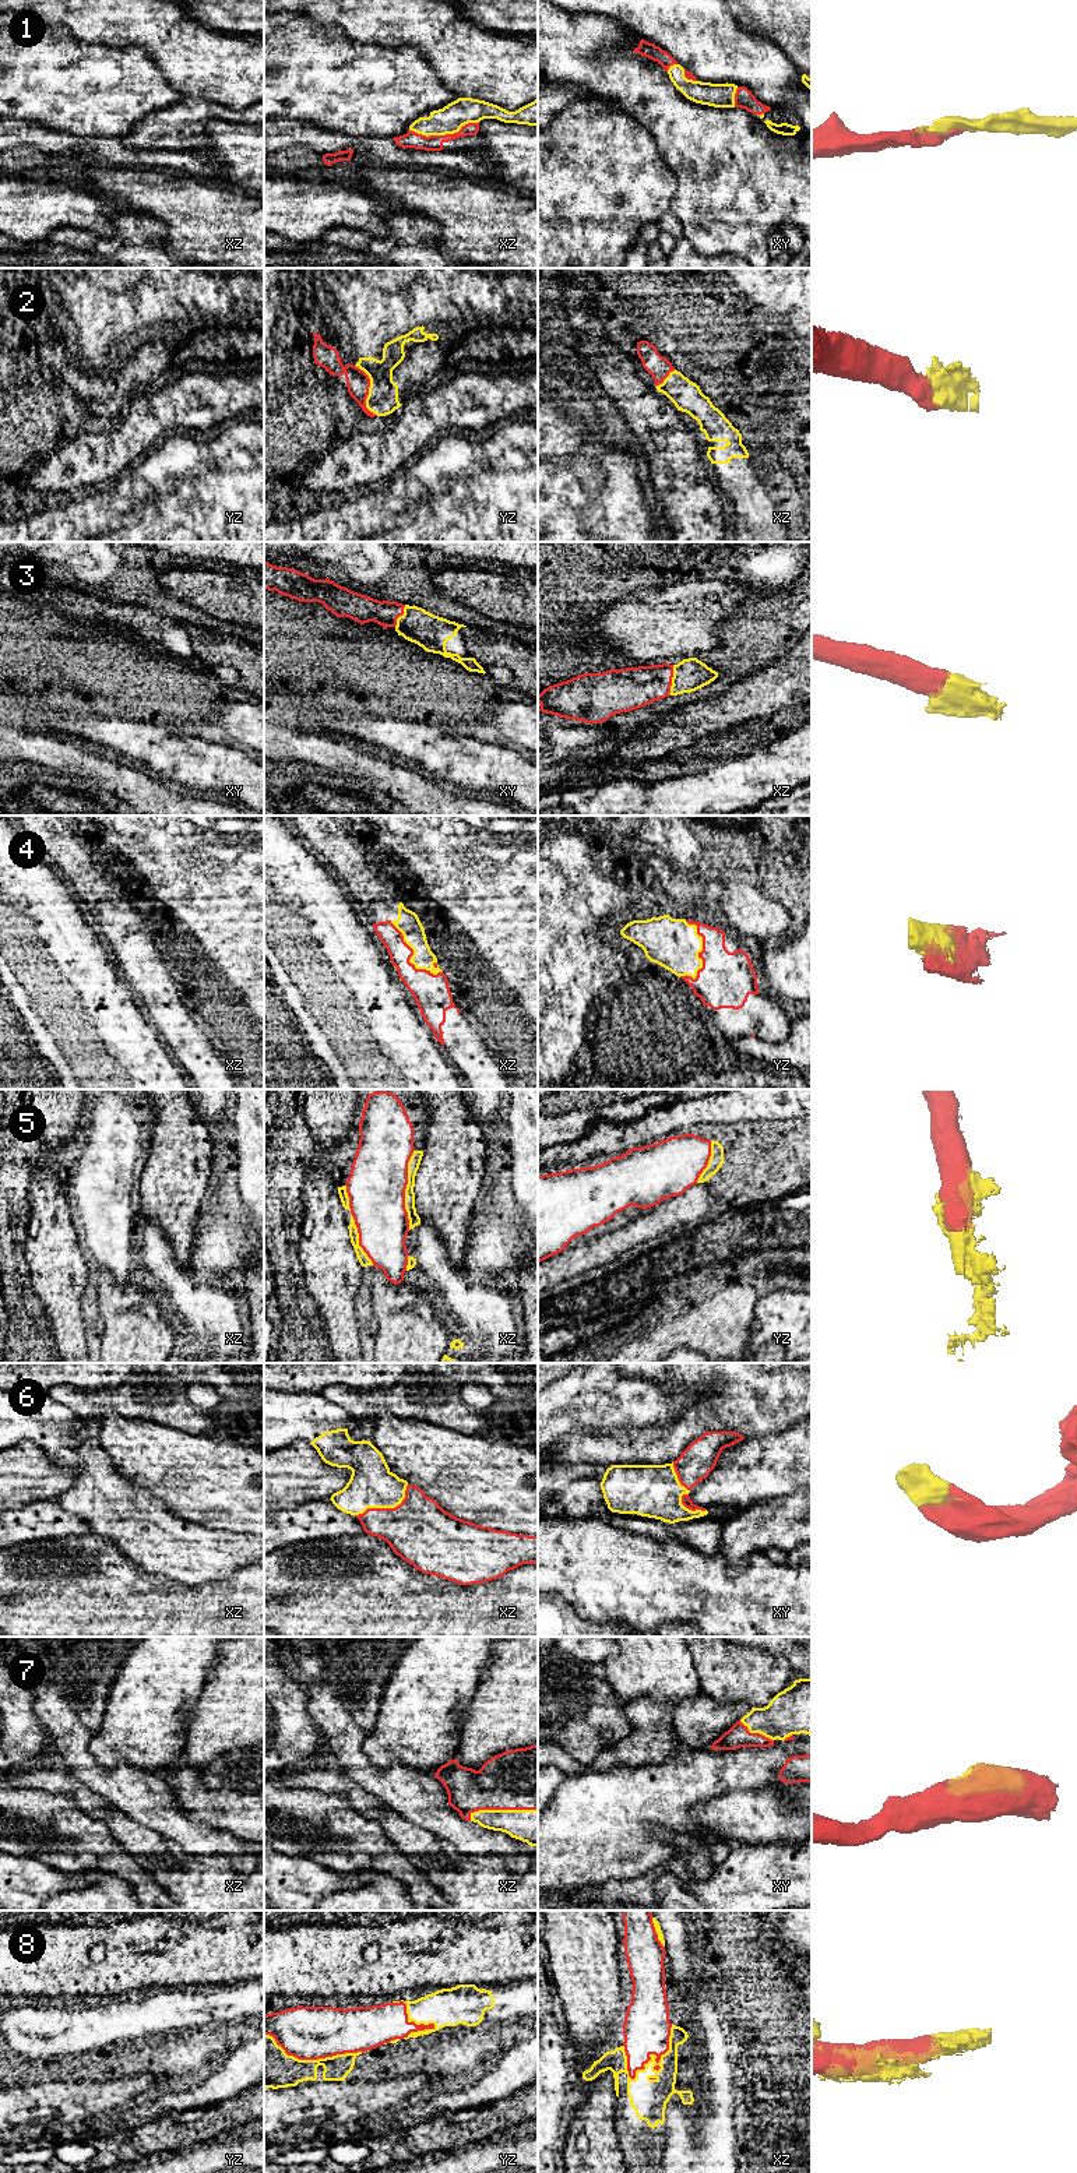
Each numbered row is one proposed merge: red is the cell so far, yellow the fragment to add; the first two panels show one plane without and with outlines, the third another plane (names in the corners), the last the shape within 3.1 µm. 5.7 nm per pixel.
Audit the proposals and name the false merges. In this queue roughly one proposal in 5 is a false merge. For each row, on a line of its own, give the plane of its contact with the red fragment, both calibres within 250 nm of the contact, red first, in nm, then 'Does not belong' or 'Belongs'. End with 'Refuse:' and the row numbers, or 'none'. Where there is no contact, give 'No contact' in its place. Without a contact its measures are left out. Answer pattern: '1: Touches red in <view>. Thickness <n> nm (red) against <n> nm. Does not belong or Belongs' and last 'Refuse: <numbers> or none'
1: Touches red in xz. Thickness 100 nm (red) against 160 nm. Belongs
2: Touches red in yz. Thickness 140 nm (red) against 180 nm. Belongs
3: Touches red in xz. Thickness 240 nm (red) against 190 nm. Belongs
4: Touches red in yz. Thickness 320 nm (red) against 280 nm. Belongs
5: Touches red in xz. Thickness 340 nm (red) against 70 nm. Belongs
6: Touches red in xz. Thickness 380 nm (red) against 260 nm. Belongs
7: Touches red in xz. Thickness 360 nm (red) against 200 nm. Belongs
8: Touches red in xz. Thickness 280 nm (red) against 220 nm. Belongs
Refuse: none

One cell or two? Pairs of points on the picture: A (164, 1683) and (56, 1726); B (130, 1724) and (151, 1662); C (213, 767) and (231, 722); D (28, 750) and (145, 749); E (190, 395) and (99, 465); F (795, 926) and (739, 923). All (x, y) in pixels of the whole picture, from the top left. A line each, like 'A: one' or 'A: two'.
A: two
B: one
C: two
D: two
E: one
F: two

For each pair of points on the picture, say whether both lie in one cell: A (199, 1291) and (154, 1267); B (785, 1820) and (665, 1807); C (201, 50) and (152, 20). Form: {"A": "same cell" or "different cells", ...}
{"A": "same cell", "B": "different cells", "C": "same cell"}

